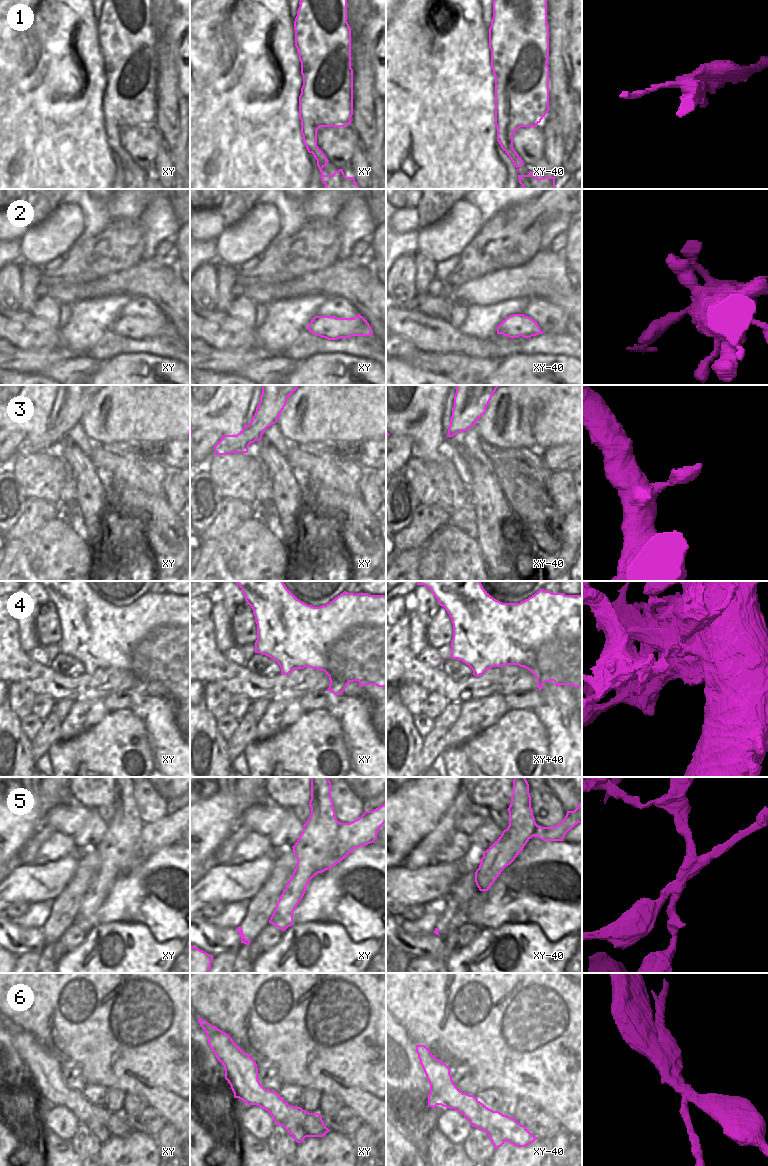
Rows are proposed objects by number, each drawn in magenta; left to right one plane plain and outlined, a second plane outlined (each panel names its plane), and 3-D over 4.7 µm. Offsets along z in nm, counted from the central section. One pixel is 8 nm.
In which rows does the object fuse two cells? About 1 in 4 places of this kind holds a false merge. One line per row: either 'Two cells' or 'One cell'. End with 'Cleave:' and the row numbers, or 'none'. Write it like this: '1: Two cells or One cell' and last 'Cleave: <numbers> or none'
1: Two cells
2: One cell
3: One cell
4: Two cells
5: Two cells
6: Two cells
Cleave: 1, 4, 5, 6

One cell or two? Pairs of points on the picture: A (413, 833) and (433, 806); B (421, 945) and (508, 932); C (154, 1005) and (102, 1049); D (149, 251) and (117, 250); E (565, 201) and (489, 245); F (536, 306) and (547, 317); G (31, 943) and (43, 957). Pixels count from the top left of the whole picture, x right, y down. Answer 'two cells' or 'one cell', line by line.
A: one cell
B: one cell
C: one cell
D: two cells
E: one cell
F: one cell
G: two cells

